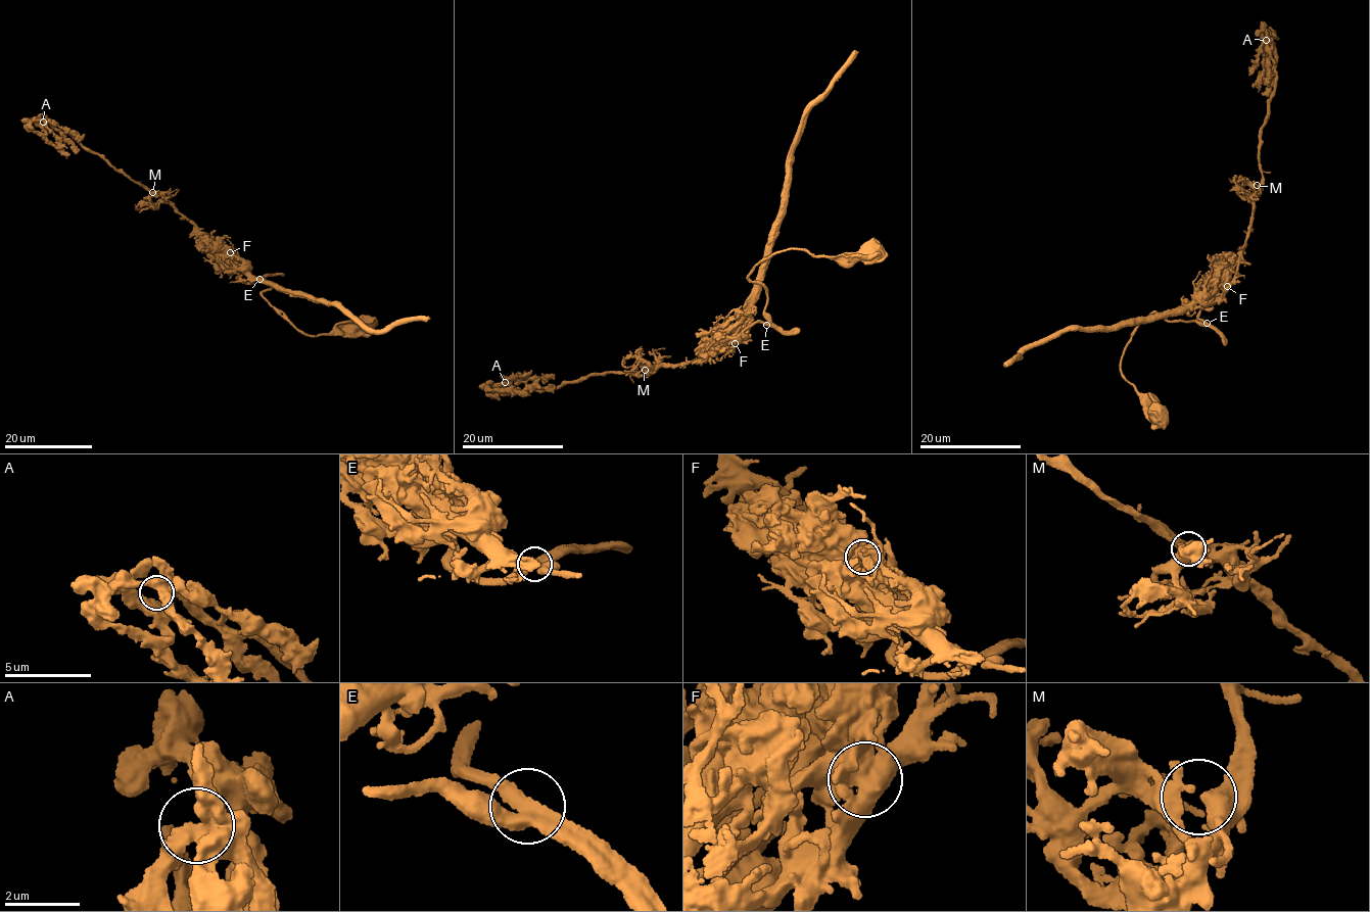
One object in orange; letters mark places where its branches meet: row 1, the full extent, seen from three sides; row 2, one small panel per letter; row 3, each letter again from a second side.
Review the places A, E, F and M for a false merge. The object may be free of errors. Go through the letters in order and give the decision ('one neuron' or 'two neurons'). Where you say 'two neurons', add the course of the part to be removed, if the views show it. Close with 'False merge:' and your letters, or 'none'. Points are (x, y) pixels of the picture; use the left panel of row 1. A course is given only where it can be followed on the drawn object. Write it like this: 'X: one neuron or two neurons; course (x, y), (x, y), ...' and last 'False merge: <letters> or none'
A: one neuron
E: one neuron
F: two neurons; course (230, 252), (234, 265), (256, 282), (337, 305), (369, 328), (384, 329), (418, 318), (430, 318)
M: one neuron
False merge: F

